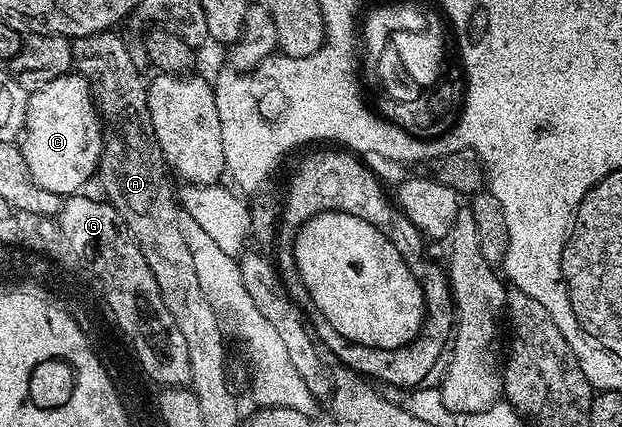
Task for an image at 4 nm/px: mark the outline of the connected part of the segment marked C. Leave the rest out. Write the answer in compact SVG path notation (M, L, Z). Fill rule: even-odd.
M67 73L29 94L18 147L29 176L45 192L70 196L96 177L103 151L103 123L95 109L91 85L82 74Z

